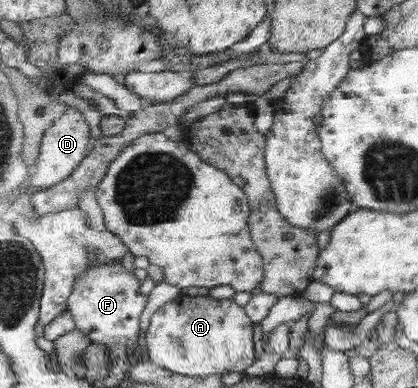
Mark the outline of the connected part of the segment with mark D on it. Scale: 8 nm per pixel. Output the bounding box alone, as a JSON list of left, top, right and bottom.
[27,107,92,191]

